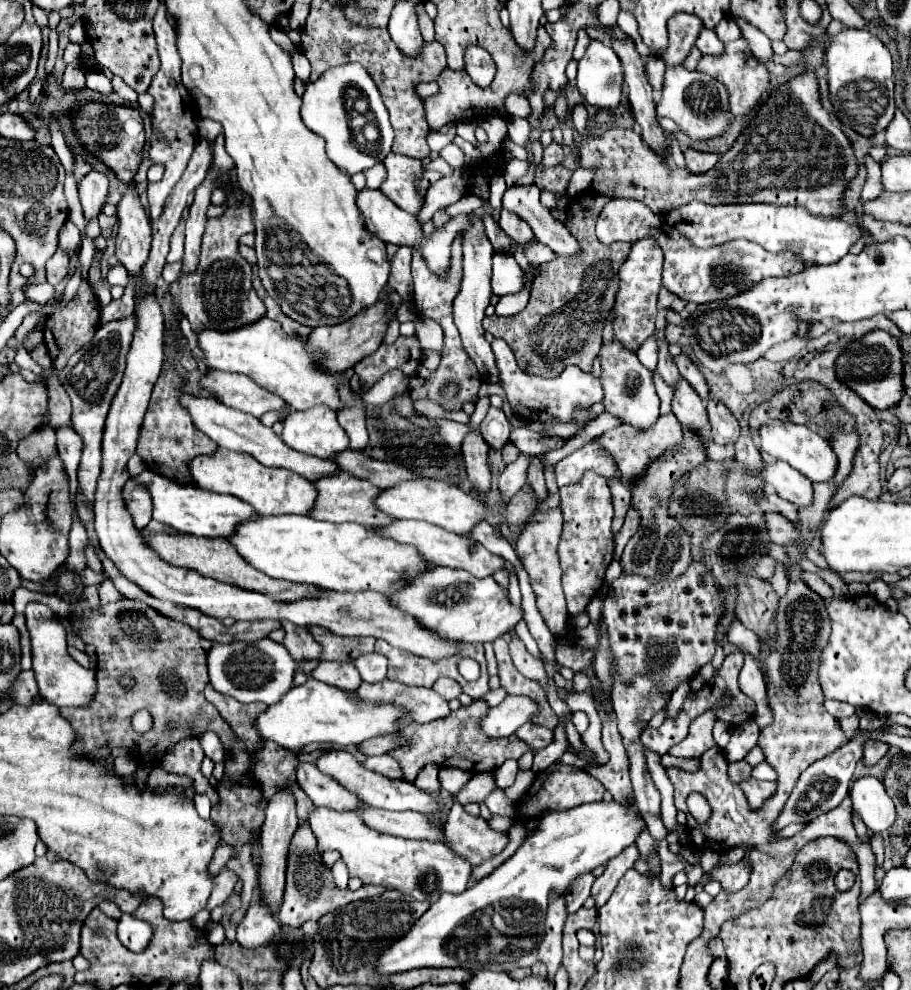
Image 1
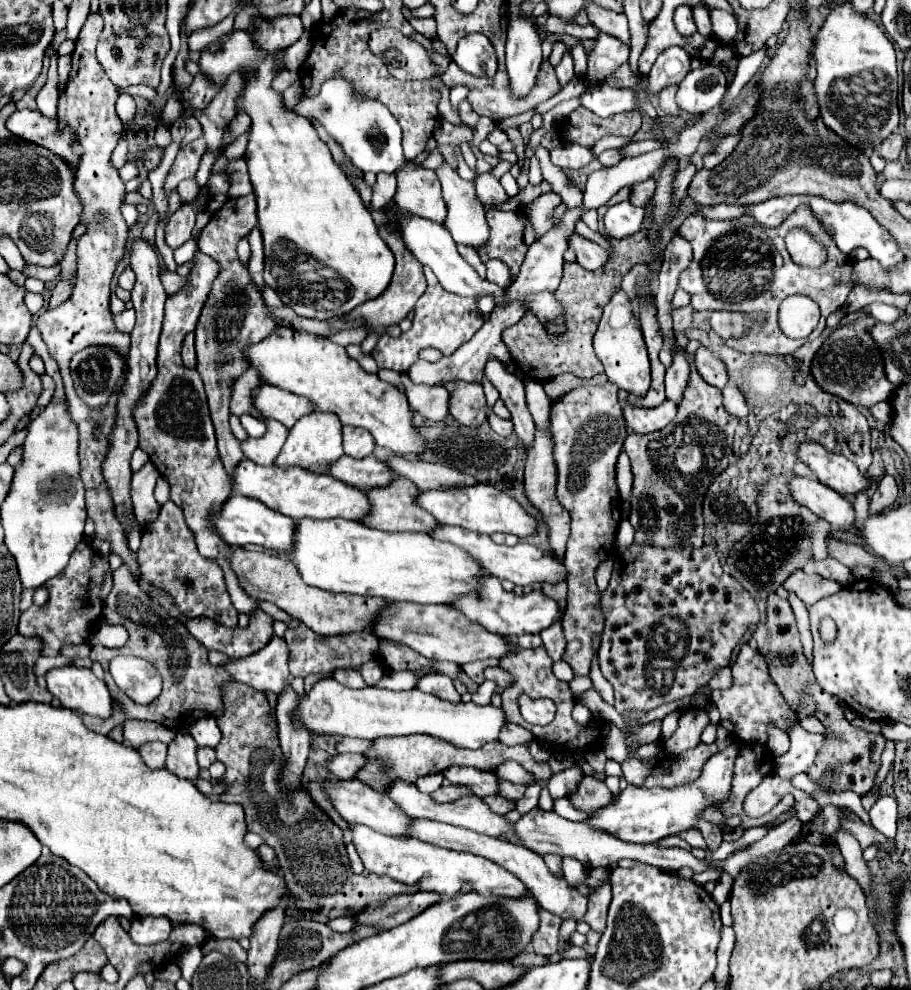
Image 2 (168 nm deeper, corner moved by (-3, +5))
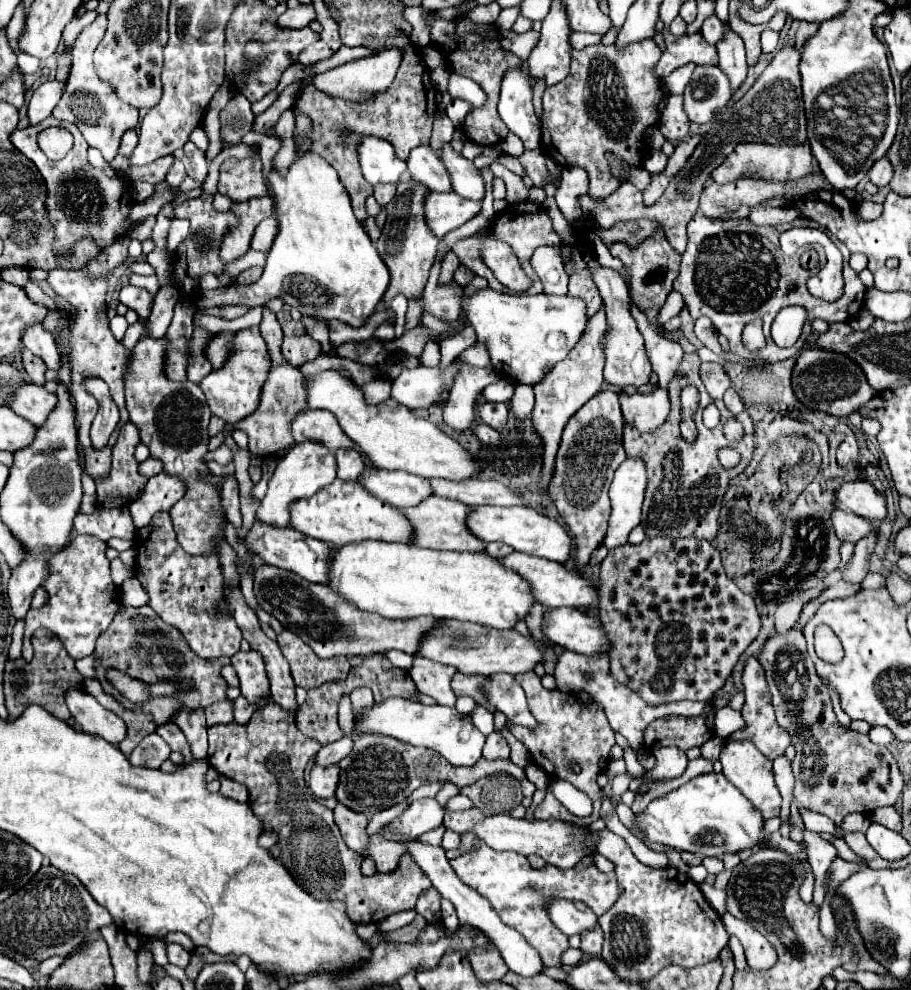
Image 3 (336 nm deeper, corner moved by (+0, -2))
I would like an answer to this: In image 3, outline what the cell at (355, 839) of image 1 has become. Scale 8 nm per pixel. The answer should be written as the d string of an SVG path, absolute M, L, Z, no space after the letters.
M478 841L476 851L450 859L450 867L462 883L488 899L498 917L506 925L522 933L524 939L528 939L528 943L540 953L542 963L550 967L562 967L560 957L568 949L568 937L548 919L548 913L544 909L544 897L570 897L584 901L598 917L604 915L618 899L616 875L602 873L600 869L596 869L596 865L584 863L584 859L572 869L558 869L554 865L546 865L544 869L536 871L530 867L524 855L512 851L500 853Z

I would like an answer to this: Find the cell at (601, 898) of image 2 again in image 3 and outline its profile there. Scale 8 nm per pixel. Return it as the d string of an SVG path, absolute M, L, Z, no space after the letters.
M596 925L594 929L590 929L588 933L582 933L582 945L580 949L588 955L600 955L602 949L602 929Z

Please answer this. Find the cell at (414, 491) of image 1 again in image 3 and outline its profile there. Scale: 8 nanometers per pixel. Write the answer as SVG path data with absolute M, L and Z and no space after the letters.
M478 505L474 511L466 517L466 527L472 531L474 537L478 537L484 543L500 541L516 551L552 559L552 561L566 561L572 555L572 537L562 529L560 523L554 519L548 519L546 515L540 515L532 507L492 507L492 505Z

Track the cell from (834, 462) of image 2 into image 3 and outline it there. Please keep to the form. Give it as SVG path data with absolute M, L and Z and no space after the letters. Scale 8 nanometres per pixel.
M870 481L842 483L836 489L836 507L852 511L864 519L882 521L886 517L886 499Z

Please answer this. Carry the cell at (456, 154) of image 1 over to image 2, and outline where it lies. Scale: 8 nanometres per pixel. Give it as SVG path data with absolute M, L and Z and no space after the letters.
M459 146L455 148L456 156L457 156L457 172L462 179L472 181L473 178L477 175L477 172L471 169L464 161L463 156L461 156L461 150L459 150Z

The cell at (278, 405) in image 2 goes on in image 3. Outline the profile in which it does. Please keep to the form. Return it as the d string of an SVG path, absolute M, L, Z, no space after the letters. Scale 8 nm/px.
M304 409L304 411L296 413L290 427L292 427L292 435L294 435L296 441L316 439L316 441L324 443L330 451L336 451L340 447L358 449L344 435L344 431L340 431L336 417L330 411L324 411L324 409Z

